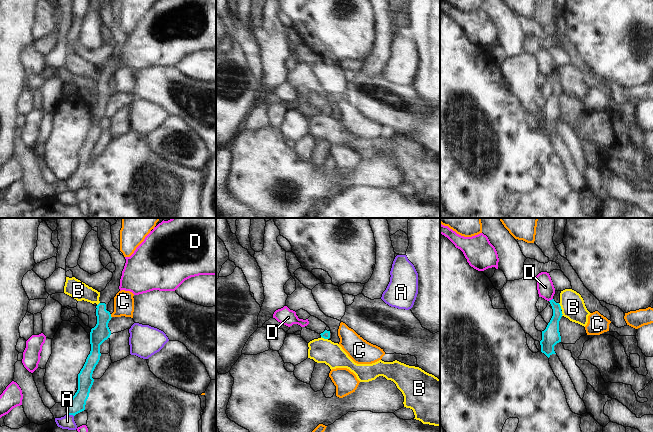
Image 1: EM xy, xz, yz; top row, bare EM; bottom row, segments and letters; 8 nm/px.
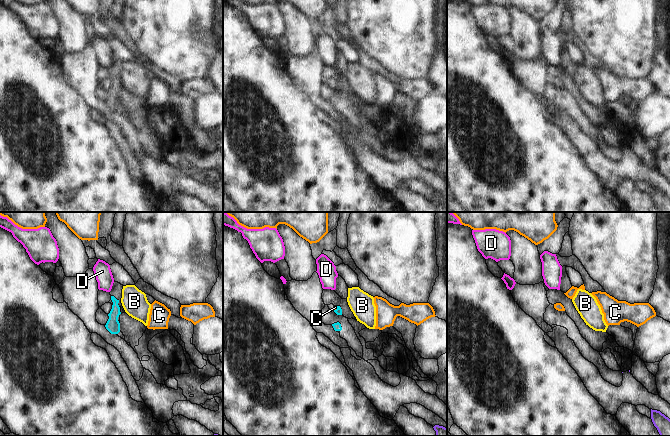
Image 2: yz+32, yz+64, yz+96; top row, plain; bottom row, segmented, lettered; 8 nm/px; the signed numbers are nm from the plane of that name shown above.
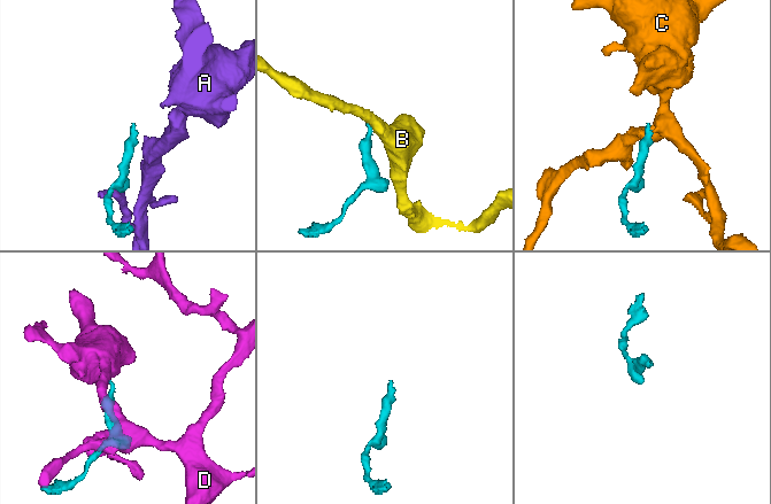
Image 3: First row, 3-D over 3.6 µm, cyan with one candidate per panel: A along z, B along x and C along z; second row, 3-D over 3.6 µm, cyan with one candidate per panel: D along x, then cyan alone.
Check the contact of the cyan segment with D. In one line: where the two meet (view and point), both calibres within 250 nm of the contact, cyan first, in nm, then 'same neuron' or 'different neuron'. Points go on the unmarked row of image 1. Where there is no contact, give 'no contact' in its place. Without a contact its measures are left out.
yz (550, 76) | 110/140 nm | different neuron

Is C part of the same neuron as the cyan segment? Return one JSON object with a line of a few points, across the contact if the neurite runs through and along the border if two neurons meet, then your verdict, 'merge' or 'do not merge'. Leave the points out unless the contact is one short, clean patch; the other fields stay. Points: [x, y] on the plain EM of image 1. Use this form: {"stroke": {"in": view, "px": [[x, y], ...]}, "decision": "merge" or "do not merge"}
{"stroke": {"in": "xy", "px": [[110, 90], [111, 93]]}, "decision": "do not merge"}

